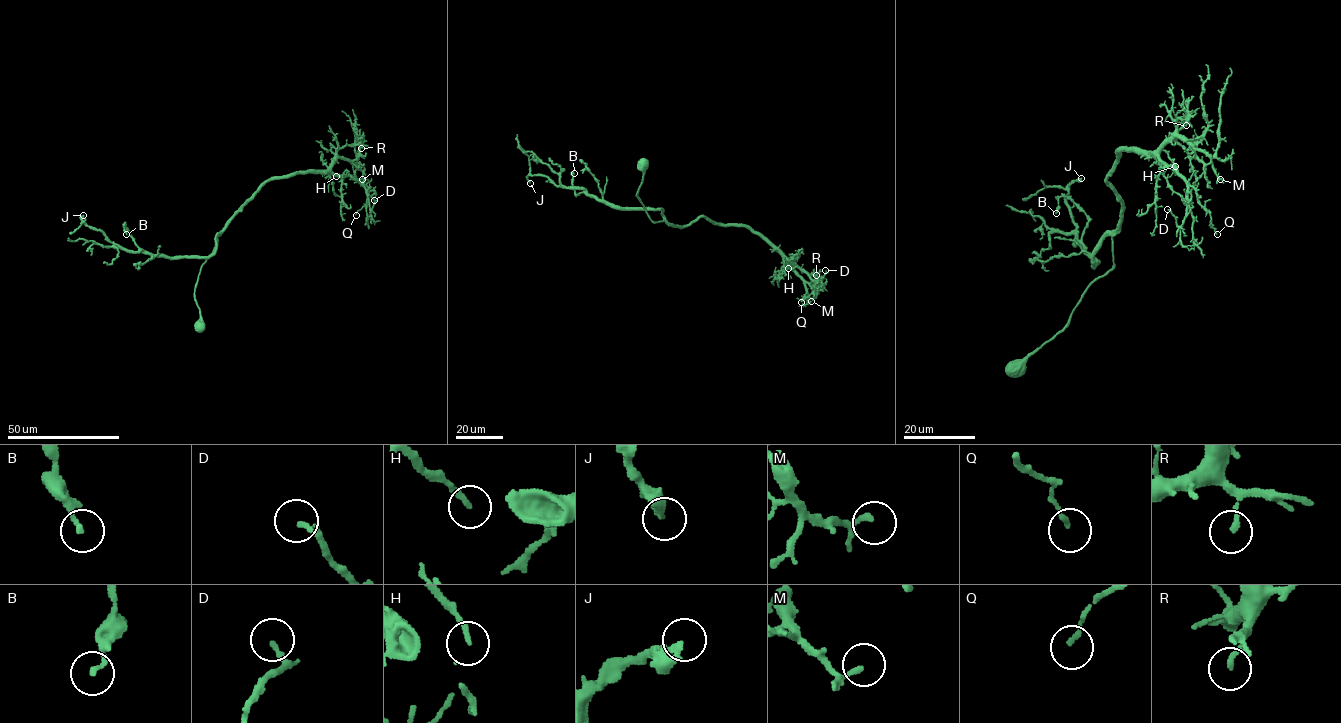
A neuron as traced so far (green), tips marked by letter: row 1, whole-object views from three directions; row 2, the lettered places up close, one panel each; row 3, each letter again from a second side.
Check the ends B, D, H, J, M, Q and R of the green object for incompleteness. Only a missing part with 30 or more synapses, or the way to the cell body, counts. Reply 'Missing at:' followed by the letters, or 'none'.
Missing at: none

